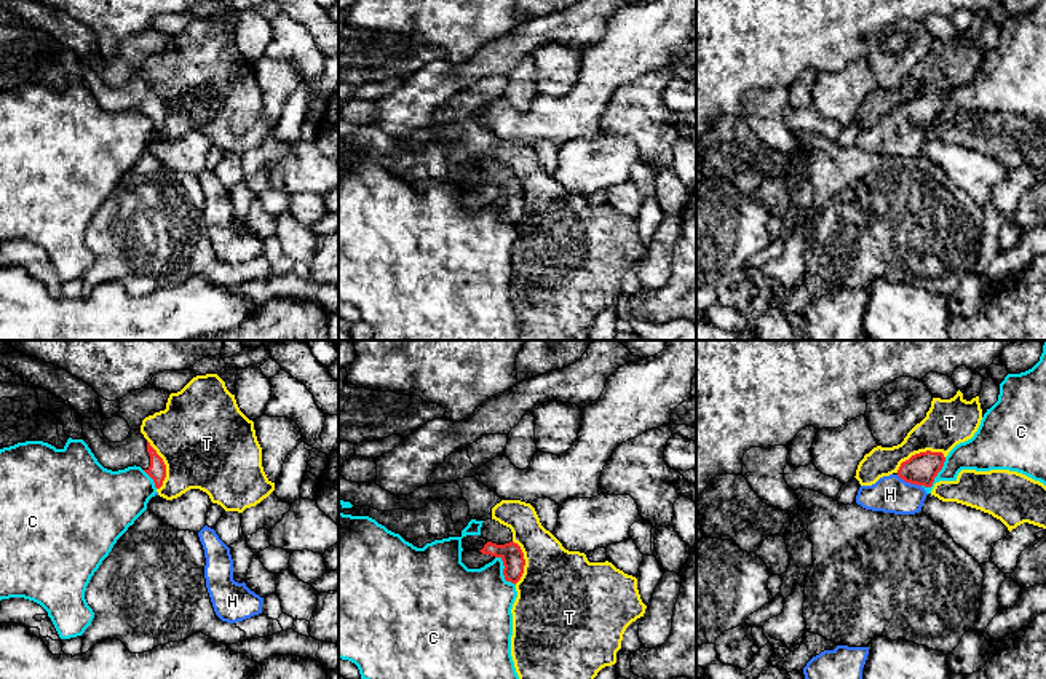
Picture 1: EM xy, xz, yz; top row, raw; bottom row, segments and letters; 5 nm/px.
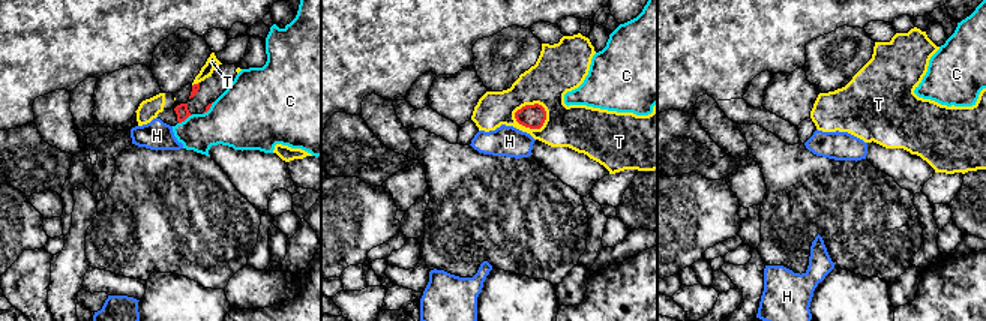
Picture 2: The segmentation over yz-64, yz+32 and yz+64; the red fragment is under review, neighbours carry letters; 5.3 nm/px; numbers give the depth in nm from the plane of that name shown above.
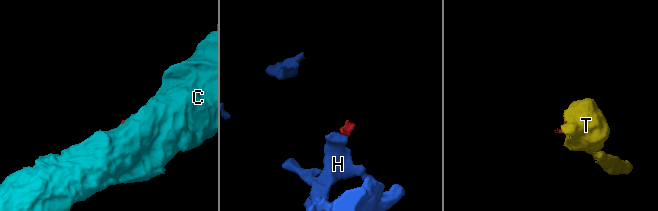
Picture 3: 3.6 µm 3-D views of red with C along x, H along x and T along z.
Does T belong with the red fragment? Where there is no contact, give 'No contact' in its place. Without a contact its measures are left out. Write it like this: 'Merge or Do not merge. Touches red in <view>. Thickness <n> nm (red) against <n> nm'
Do not merge. Touches red in yz. Thickness 160 nm (red) against 240 nm

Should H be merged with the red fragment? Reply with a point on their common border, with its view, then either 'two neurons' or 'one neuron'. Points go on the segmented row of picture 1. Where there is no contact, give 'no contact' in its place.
yz (909, 481) | one neuron

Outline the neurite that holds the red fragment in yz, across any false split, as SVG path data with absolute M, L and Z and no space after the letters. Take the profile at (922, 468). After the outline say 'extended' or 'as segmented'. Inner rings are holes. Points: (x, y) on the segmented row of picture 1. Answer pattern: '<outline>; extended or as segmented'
M920 452L902 462L896 475L883 476L872 486L861 486L856 503L866 510L915 514L921 511L926 487L942 470L945 457L942 452Z; extended

